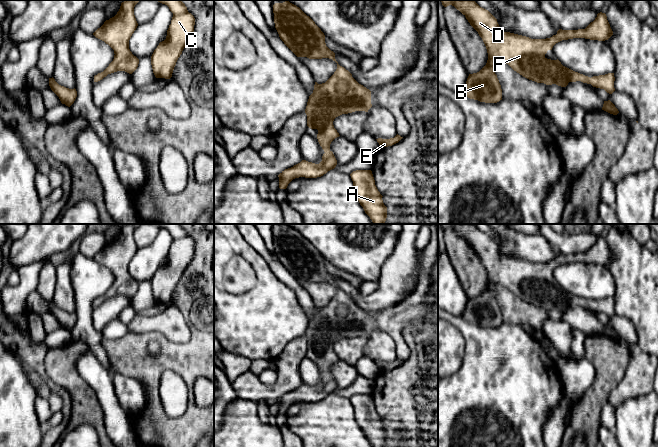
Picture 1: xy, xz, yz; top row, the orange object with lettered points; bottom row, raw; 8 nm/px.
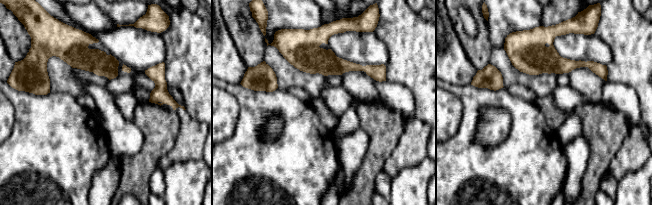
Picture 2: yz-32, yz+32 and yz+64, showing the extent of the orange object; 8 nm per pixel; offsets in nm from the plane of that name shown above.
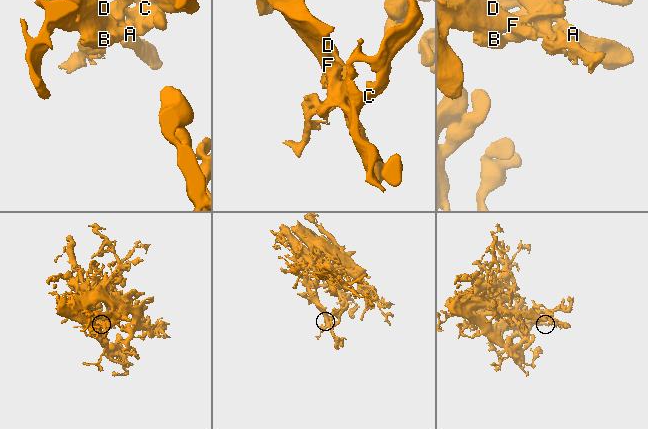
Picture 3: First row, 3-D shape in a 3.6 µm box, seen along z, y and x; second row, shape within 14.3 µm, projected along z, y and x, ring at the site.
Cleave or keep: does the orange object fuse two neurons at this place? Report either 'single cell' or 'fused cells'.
single cell

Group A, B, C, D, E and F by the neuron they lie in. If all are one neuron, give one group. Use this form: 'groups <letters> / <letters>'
groups A B C D E F

